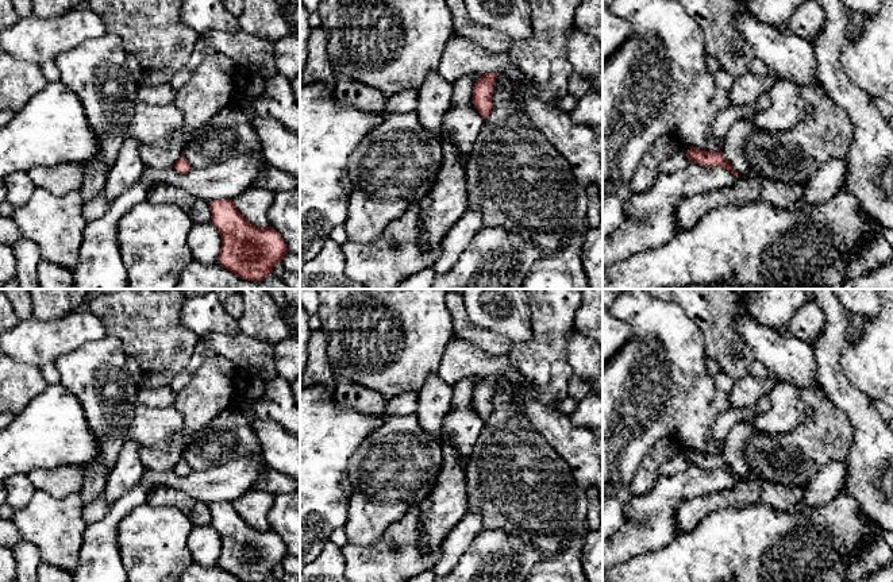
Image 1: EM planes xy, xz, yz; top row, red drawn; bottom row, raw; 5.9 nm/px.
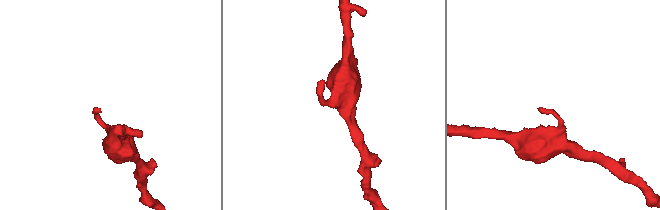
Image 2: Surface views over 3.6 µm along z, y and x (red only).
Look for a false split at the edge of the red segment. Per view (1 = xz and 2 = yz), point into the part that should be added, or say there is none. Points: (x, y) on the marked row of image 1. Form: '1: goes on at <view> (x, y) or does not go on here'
1: does not go on here
2: does not go on here

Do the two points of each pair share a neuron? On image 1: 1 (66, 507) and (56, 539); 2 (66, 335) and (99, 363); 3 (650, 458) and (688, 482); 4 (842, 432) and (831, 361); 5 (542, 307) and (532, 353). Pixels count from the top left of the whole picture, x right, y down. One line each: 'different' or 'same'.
1: same
2: different
3: different
4: different
5: same

